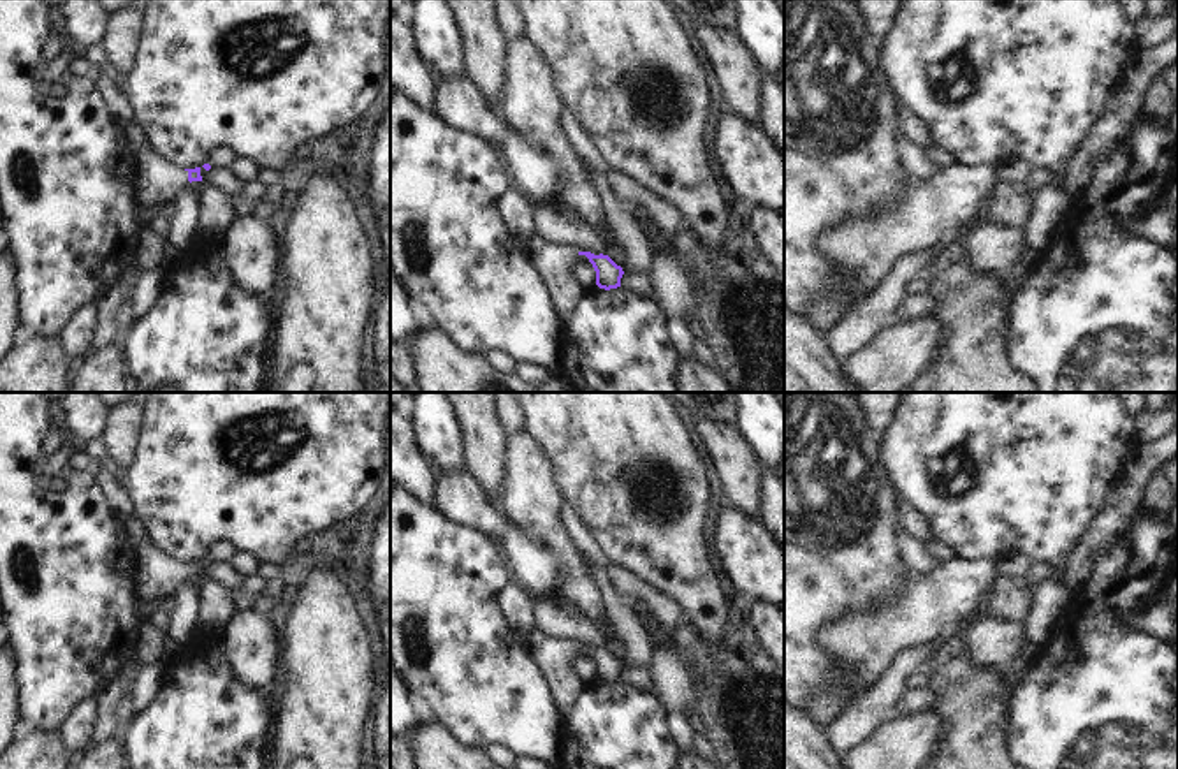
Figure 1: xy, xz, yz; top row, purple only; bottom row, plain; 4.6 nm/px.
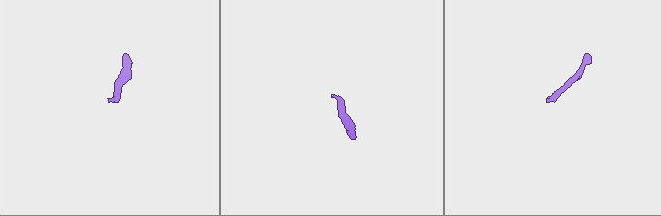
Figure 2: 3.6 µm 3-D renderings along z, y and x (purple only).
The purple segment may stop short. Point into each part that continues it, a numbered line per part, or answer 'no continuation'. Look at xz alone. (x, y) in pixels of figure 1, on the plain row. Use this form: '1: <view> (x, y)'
no continuation

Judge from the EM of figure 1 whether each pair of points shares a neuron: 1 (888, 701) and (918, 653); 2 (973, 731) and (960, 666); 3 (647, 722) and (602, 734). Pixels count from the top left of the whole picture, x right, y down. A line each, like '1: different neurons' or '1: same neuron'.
1: same neuron
2: same neuron
3: same neuron

